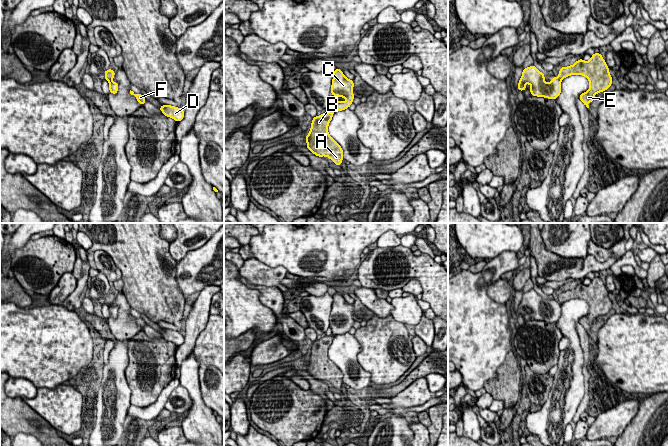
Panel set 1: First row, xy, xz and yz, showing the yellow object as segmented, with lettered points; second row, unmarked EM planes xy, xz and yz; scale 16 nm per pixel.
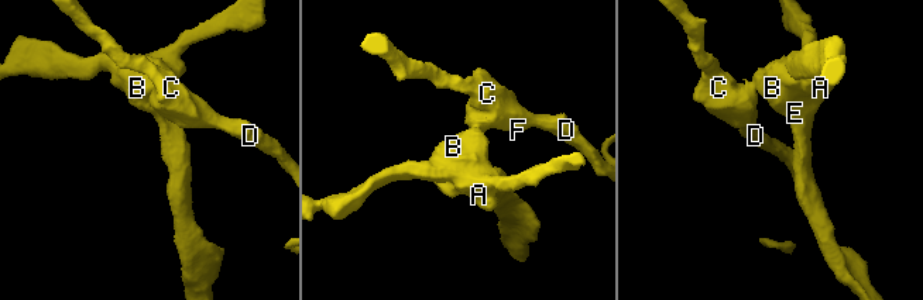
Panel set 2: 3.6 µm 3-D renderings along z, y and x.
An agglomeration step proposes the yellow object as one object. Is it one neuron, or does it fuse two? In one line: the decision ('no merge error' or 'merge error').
merge error

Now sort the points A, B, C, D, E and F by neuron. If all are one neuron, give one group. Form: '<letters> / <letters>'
A B E / C D F

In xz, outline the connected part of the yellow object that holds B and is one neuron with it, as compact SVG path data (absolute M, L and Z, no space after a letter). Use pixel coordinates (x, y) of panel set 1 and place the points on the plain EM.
M324 336L312 343L311 353L308 359L305 360L306 371L316 380L328 381L336 389L341 390L343 374L328 357L328 349L332 344L334 336Z

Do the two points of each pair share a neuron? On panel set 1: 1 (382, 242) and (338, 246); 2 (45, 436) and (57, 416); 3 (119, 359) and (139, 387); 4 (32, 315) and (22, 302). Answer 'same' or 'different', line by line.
1: different
2: different
3: different
4: different

